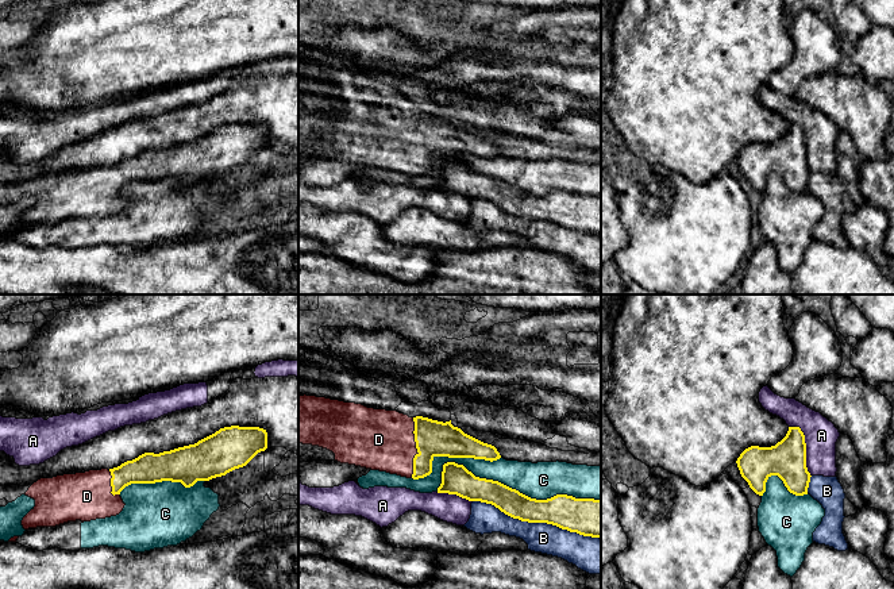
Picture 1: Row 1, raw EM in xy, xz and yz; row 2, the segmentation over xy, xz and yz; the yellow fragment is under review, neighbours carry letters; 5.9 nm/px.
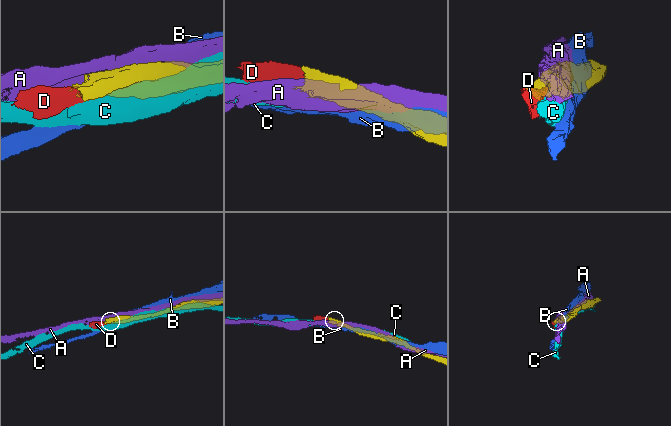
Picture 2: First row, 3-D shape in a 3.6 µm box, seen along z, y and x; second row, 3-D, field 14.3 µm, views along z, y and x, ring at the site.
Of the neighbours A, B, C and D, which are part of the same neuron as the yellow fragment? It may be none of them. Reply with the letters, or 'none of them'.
D

